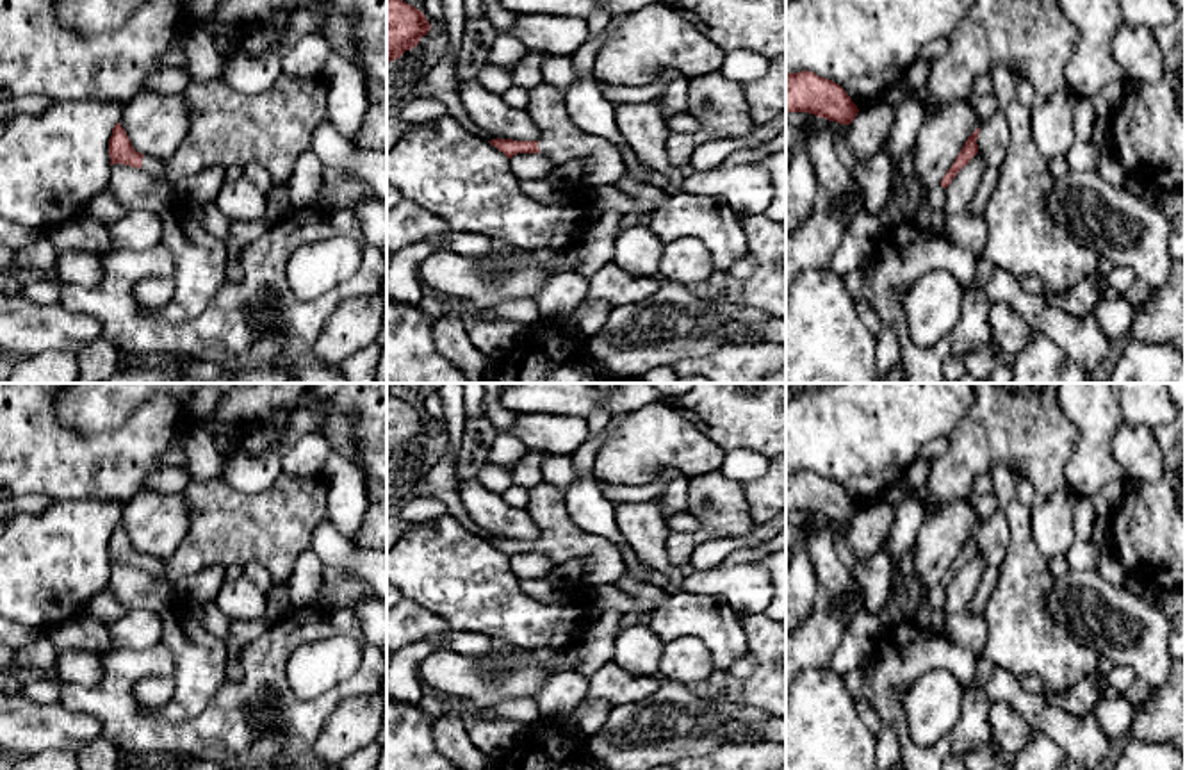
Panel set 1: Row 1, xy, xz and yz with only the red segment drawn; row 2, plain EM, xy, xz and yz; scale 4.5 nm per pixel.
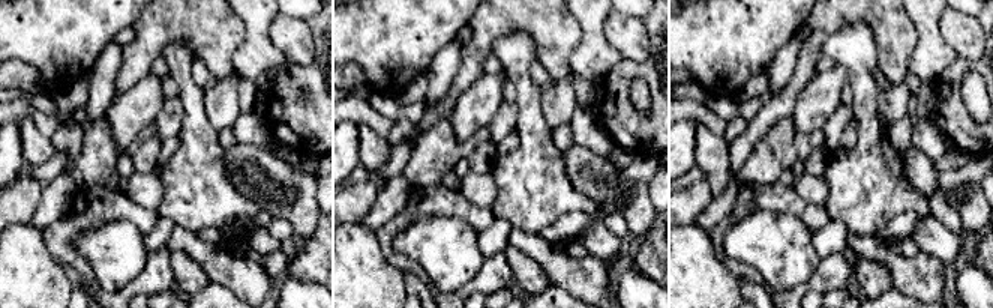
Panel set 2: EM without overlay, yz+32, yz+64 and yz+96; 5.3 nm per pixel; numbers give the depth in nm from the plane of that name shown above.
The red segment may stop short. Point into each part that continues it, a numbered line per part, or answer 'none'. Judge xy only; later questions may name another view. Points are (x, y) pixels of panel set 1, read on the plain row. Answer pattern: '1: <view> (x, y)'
1: xy (154, 565)

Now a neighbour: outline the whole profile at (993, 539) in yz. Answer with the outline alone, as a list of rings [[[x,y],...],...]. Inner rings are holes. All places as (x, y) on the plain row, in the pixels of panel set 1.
[[[1001,508],[982,522],[978,531],[978,553],[987,567],[1000,567],[1009,547],[1009,524]]]

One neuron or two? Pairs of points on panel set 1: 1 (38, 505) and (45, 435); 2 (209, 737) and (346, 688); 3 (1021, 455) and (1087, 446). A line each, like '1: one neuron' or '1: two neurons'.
1: two neurons
2: one neuron
3: two neurons

